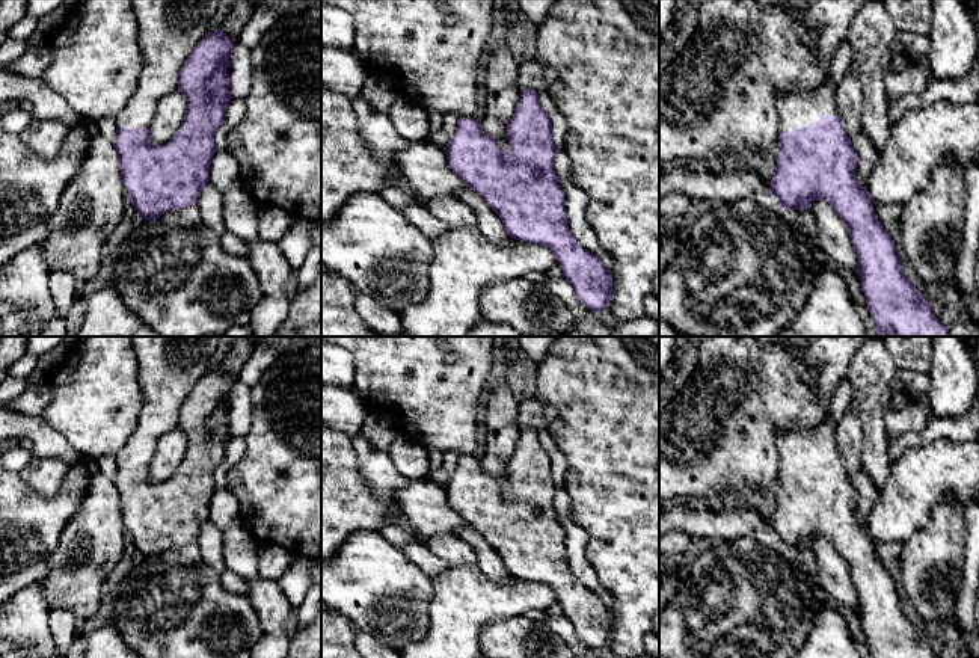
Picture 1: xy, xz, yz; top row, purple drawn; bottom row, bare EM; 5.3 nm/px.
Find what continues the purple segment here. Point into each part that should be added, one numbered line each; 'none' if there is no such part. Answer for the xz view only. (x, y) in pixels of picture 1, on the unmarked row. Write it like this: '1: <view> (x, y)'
none

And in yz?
1: yz (795, 447)

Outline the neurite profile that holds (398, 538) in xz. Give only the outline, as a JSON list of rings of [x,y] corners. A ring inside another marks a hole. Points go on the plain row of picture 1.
[[[383,525],[379,530],[392,545],[401,548],[403,545],[413,543],[416,539],[406,531],[400,530],[397,525]]]

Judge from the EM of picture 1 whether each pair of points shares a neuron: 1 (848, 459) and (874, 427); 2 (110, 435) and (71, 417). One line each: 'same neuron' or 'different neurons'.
1: different neurons
2: same neuron

